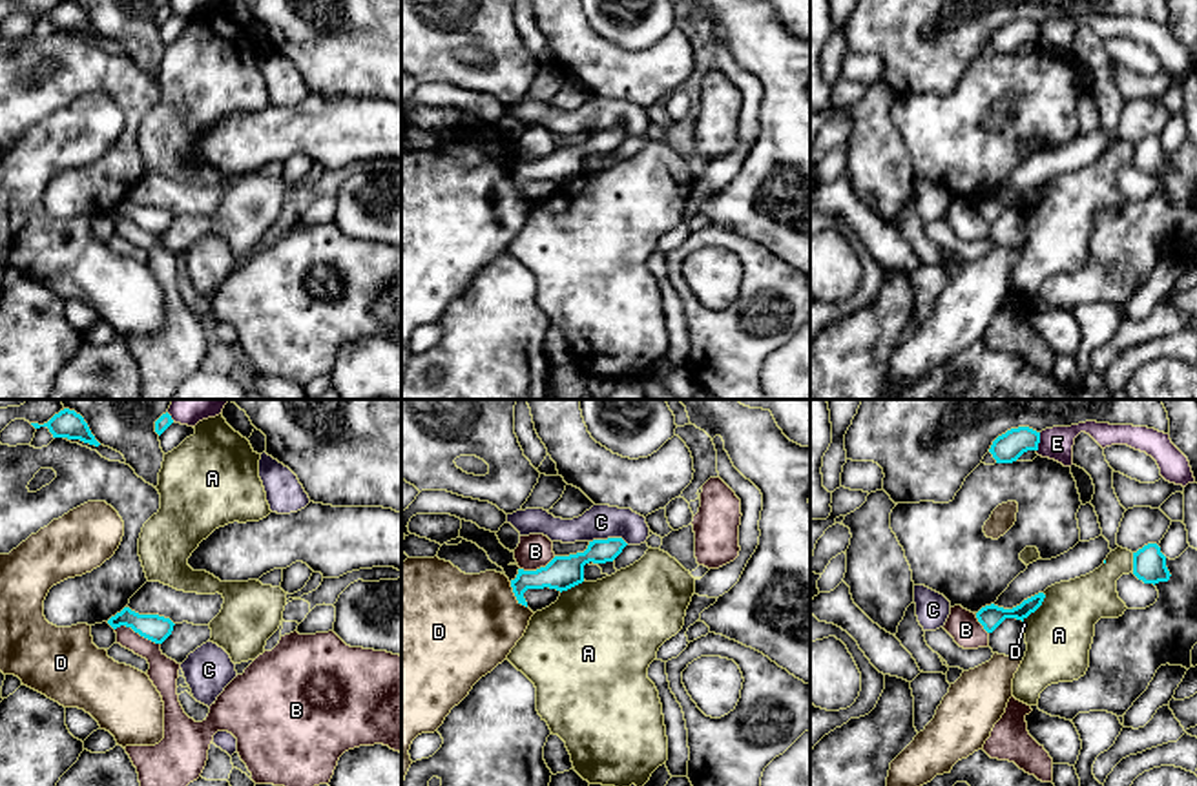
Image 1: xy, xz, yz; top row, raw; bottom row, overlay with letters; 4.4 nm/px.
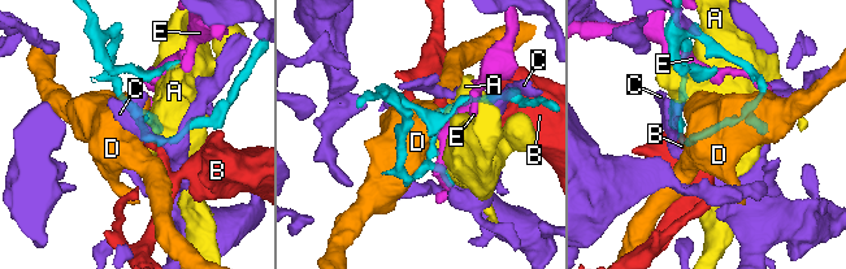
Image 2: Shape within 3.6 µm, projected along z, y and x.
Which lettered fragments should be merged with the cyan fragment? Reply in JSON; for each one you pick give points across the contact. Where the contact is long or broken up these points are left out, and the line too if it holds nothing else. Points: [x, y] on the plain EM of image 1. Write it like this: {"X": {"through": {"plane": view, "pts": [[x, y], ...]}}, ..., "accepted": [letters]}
{"accepted": []}

